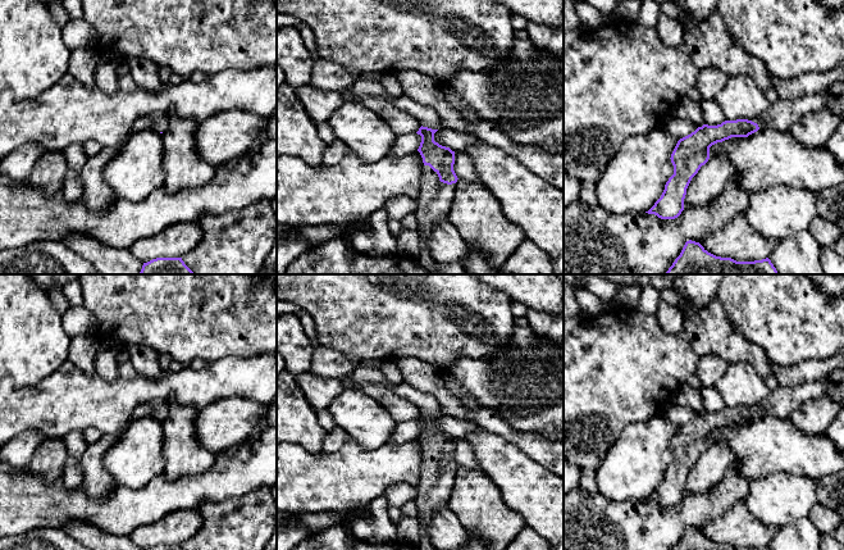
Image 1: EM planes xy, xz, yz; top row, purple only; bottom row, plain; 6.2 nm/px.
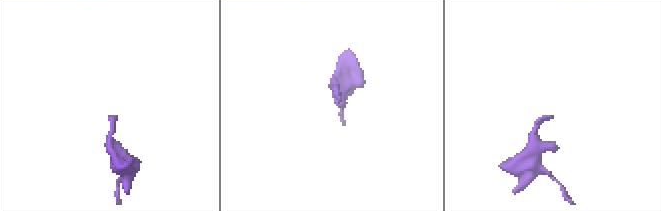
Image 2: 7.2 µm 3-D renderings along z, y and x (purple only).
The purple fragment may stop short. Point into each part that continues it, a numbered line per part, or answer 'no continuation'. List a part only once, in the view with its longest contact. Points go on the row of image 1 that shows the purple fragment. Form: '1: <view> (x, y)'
1: xz (434, 200)

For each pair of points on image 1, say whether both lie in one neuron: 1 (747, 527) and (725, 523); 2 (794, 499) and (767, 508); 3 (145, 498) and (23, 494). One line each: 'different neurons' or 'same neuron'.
1: same neuron
2: same neuron
3: same neuron

